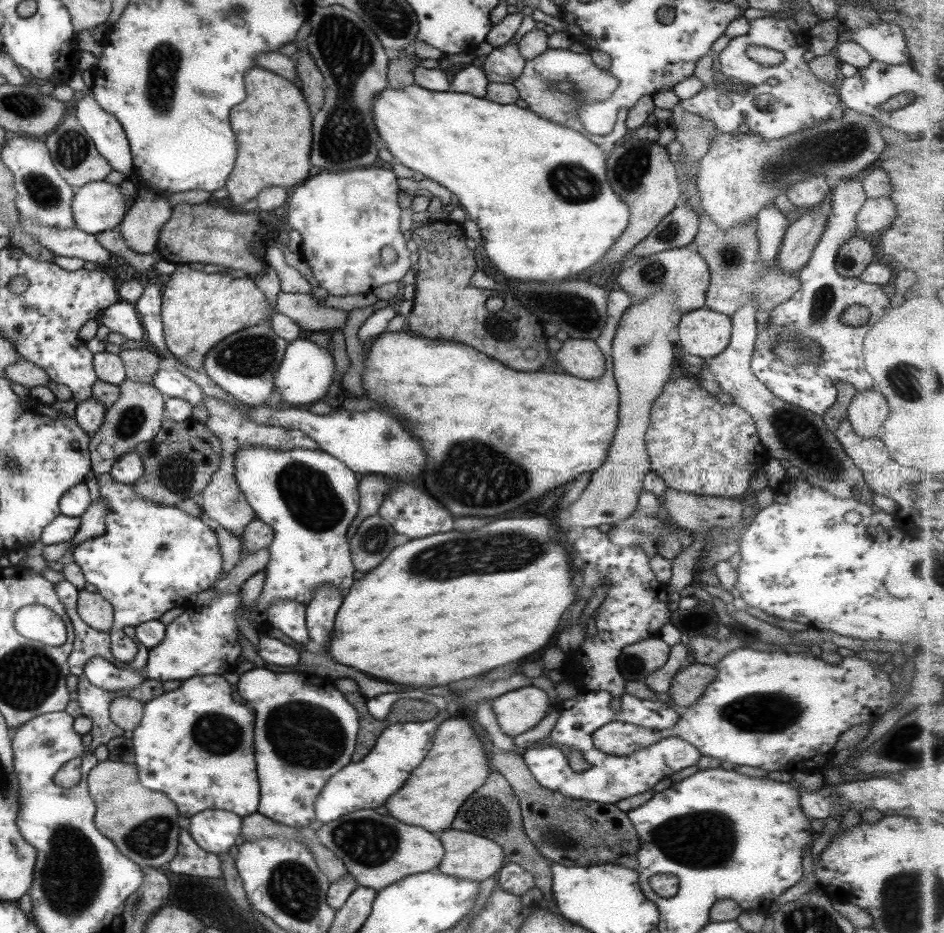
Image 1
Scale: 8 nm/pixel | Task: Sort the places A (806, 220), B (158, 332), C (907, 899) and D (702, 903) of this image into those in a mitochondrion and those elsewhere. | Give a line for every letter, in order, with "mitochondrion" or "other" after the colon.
A: other
B: other
C: mitochondrion
D: other

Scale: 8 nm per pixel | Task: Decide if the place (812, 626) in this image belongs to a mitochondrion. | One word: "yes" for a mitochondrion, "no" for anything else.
no

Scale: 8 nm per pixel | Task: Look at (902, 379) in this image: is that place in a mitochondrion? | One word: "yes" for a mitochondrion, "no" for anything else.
yes

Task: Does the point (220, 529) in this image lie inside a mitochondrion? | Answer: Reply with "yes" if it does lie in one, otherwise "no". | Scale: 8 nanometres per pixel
no

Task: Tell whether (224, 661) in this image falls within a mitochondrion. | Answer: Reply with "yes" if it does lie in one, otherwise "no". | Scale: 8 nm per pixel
no

